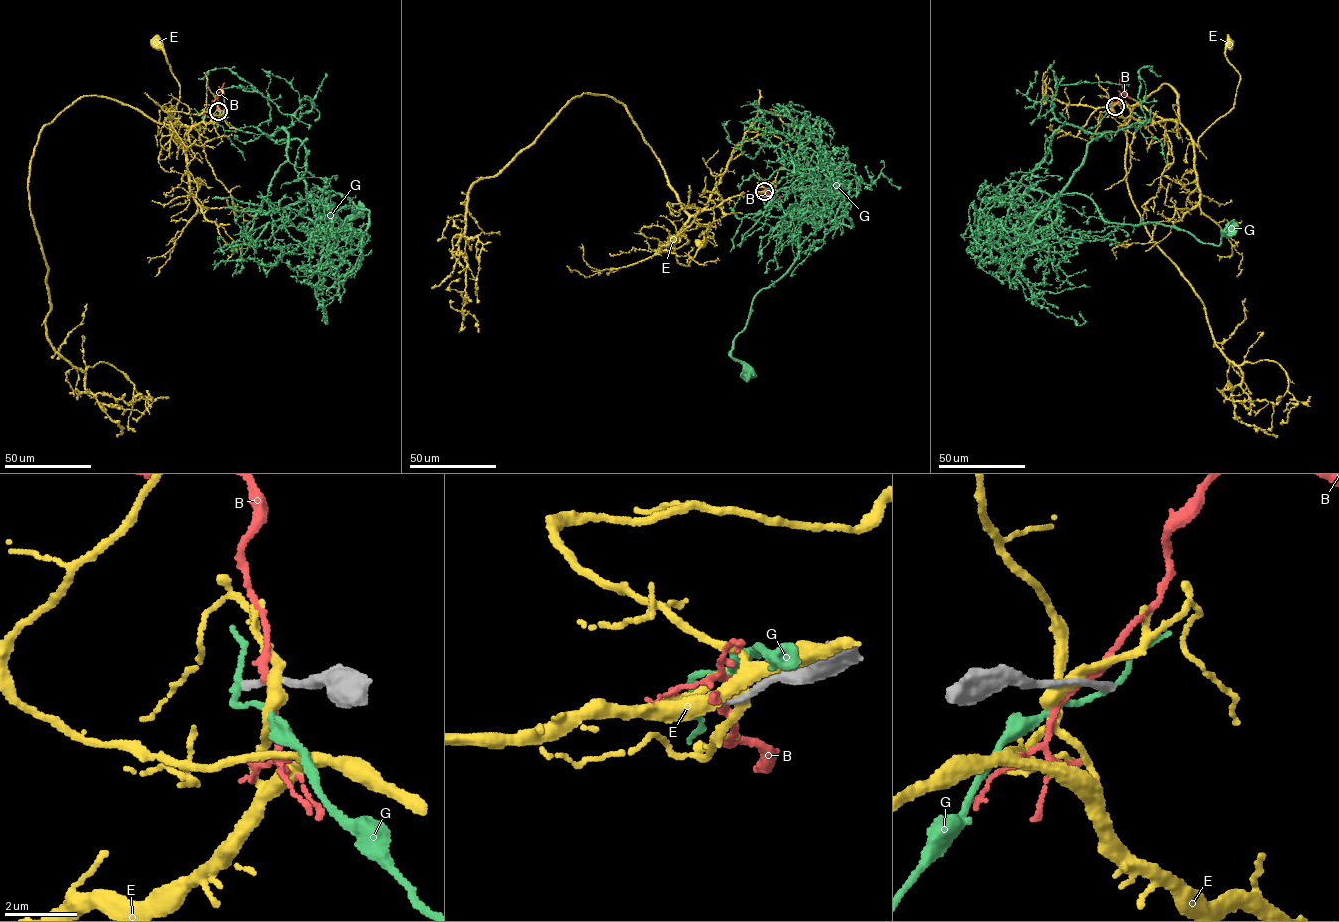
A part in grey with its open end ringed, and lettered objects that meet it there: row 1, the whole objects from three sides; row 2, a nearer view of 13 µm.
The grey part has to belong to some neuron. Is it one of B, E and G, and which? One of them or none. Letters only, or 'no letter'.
no letter

